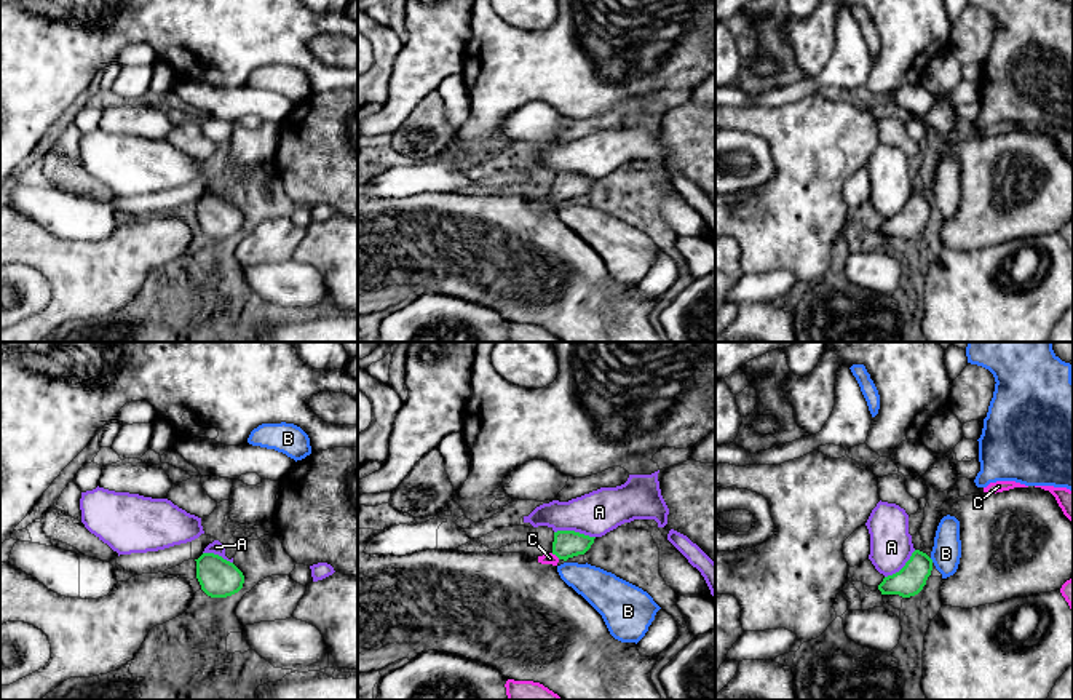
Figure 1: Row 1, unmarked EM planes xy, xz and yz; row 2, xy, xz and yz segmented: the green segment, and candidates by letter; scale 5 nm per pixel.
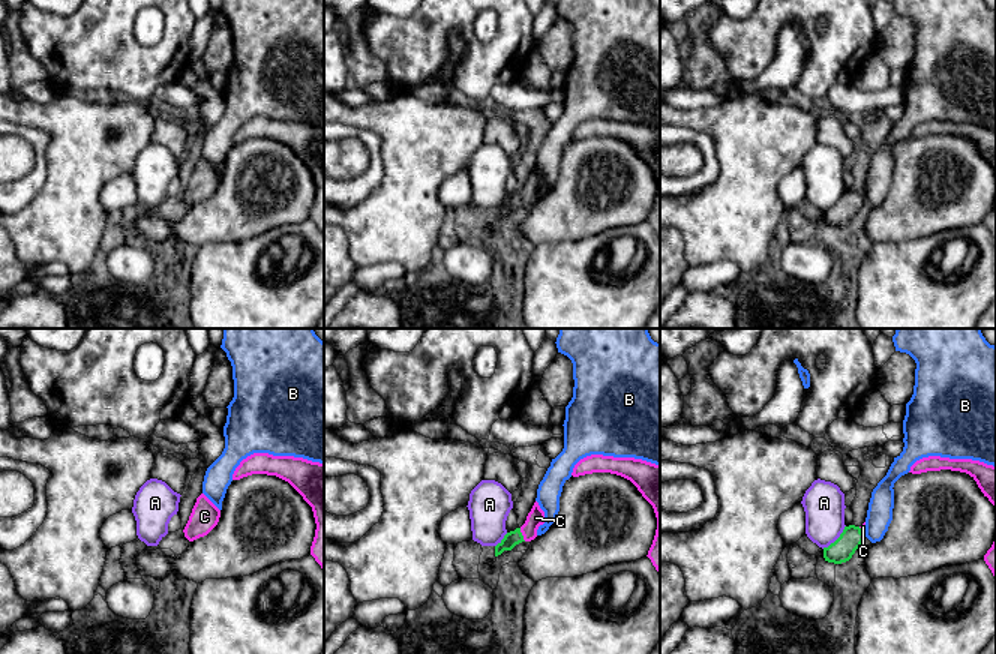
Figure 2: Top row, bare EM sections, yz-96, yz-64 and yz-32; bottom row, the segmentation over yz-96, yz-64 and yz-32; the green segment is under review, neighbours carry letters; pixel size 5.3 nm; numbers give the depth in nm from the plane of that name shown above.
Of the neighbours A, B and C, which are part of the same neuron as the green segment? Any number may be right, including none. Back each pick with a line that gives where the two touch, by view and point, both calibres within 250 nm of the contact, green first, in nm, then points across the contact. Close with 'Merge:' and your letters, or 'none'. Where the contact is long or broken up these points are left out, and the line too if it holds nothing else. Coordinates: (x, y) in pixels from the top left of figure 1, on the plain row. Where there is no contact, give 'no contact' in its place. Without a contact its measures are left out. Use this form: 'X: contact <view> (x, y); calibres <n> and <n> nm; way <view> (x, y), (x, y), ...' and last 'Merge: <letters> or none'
C: contact xz (556, 197); calibres 140 and 50 nm; way xz (567, 186), (556, 197), (550, 200)
Merge: C

